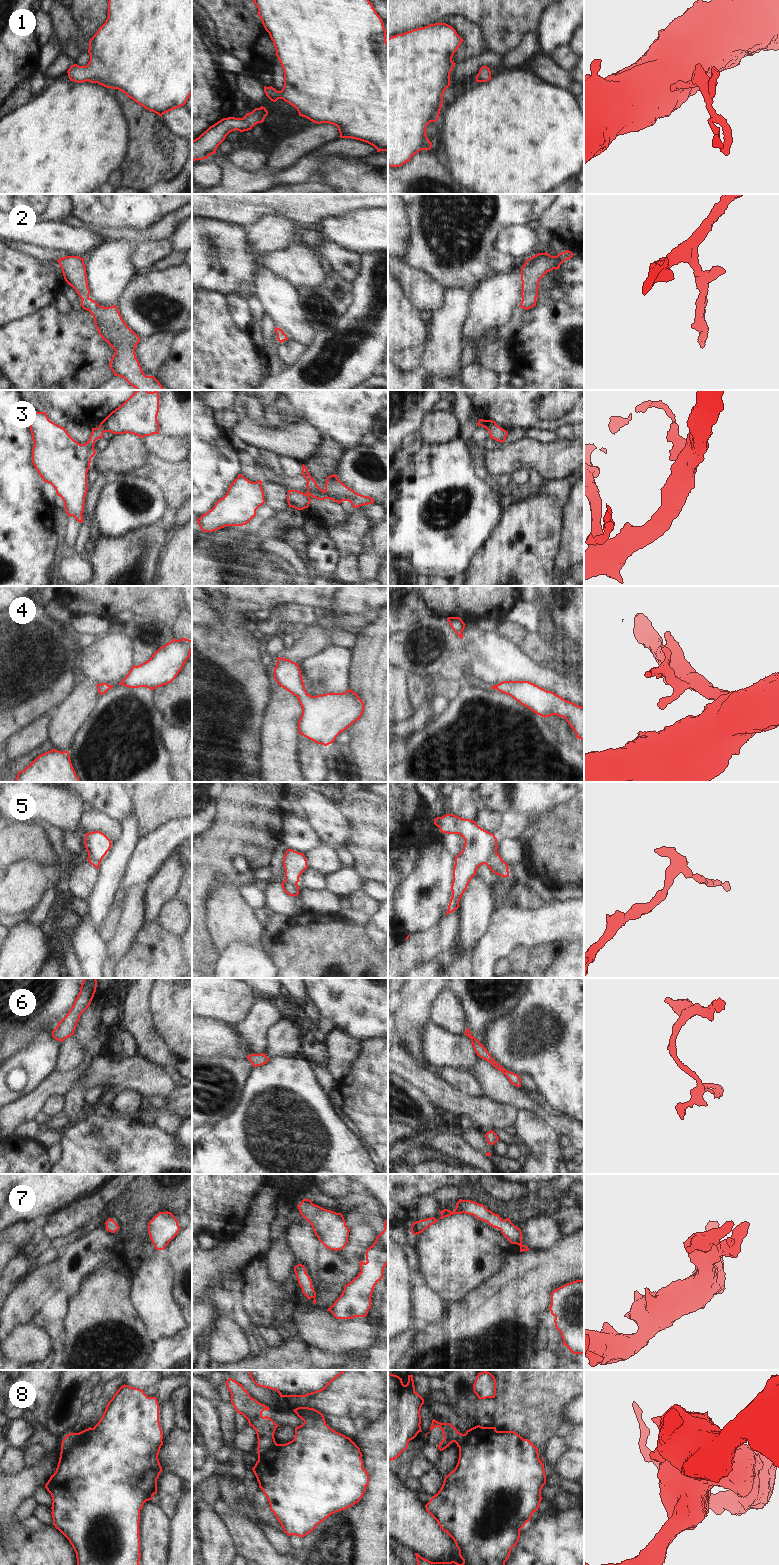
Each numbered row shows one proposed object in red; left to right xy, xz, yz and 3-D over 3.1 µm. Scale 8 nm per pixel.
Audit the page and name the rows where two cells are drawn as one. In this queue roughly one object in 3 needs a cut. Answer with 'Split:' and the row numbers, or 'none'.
Split: 5, 8

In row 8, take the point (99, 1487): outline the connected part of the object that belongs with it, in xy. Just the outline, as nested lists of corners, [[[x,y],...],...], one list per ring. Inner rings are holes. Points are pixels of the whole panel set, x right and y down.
[[[124,1384],[108,1402],[100,1421],[93,1428],[89,1427],[76,1434],[81,1438],[81,1441],[71,1450],[61,1450],[56,1471],[45,1485],[53,1500],[51,1507],[53,1525],[69,1540],[76,1553],[77,1565],[140,1565],[140,1510],[143,1508],[144,1503],[152,1500],[157,1493],[157,1479],[163,1471],[158,1459],[160,1448],[163,1445],[163,1434],[159,1422],[157,1398],[148,1397],[143,1390]]]

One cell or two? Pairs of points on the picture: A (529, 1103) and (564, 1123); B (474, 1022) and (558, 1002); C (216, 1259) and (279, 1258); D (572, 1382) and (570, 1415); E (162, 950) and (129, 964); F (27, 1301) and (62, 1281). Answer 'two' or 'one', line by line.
A: one
B: two
C: two
D: two
E: one
F: two

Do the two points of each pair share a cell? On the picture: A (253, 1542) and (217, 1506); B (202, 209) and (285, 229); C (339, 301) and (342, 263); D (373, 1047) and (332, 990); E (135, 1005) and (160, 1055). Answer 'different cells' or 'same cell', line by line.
A: same cell
B: different cells
C: different cells
D: different cells
E: same cell

